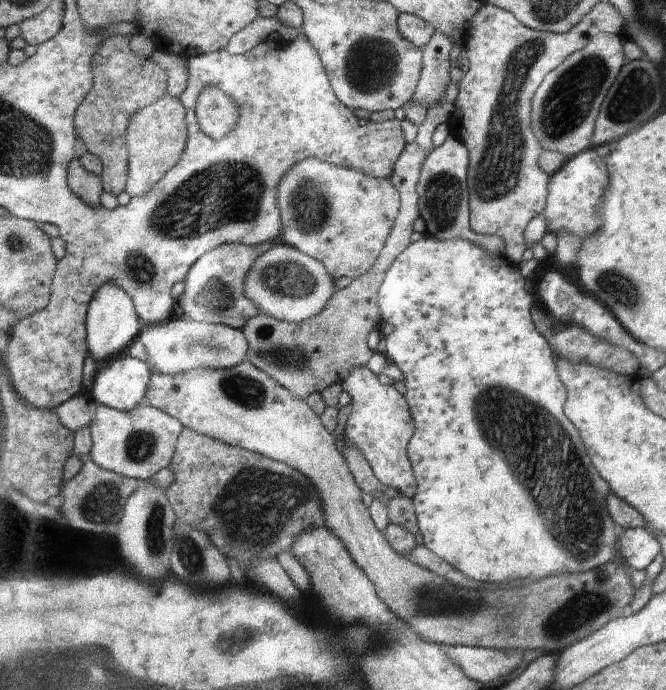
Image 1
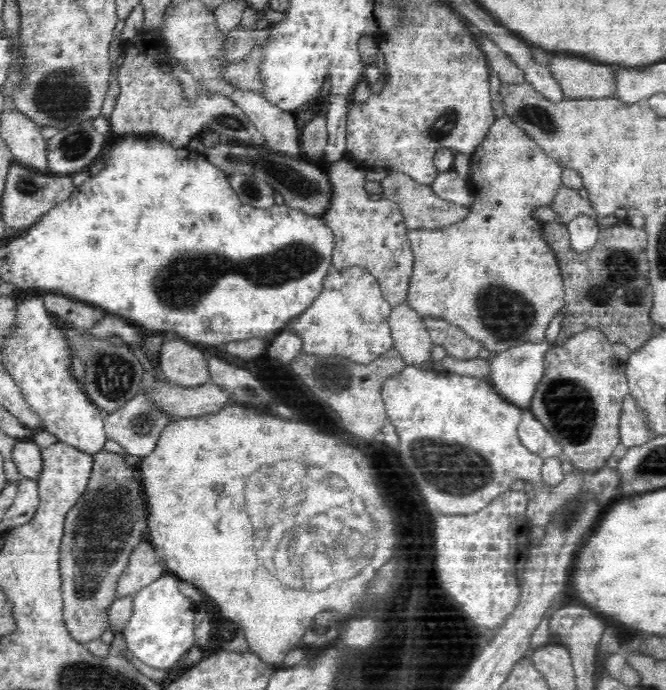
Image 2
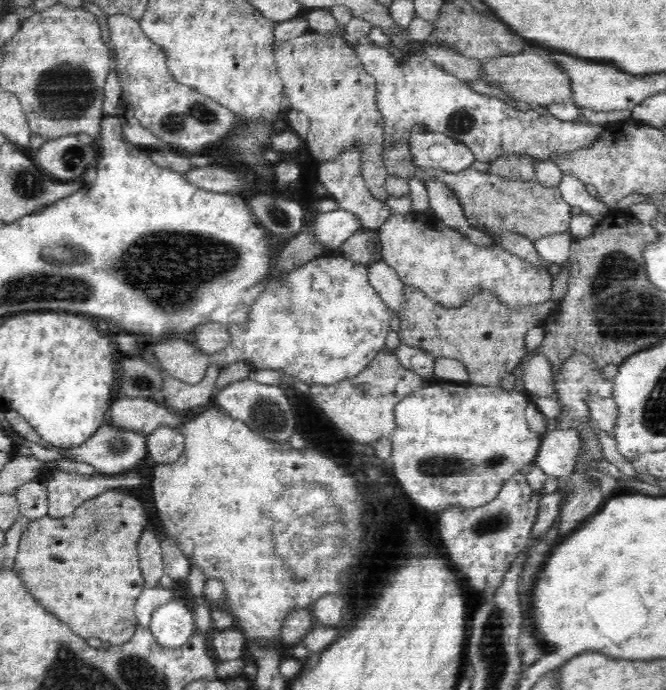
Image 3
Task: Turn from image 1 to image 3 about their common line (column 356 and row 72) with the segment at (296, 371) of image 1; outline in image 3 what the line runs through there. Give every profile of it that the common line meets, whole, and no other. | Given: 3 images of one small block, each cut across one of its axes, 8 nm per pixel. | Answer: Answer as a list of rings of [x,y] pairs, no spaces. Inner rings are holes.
[[[303,34],[279,43],[274,40],[275,65],[283,82],[283,96],[287,107],[295,107],[310,119],[310,130],[304,141],[312,158],[316,162],[332,161],[352,148],[357,150],[367,190],[372,196],[385,201],[389,197],[384,189],[384,182],[389,176],[382,155],[385,126],[383,115],[380,114],[376,103],[378,91],[375,78],[372,78],[371,74],[366,74],[362,61],[358,59],[354,50],[344,44],[344,41],[340,36],[332,37],[332,40],[320,40],[316,36]]]

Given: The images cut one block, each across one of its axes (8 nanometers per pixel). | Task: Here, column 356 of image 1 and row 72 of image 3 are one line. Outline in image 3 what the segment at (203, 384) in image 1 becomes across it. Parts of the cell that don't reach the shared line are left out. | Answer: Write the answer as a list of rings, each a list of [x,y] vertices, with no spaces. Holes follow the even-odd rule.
[[[527,50],[514,56],[494,57],[494,60],[490,62],[484,59],[482,61],[486,61],[486,66],[482,66],[482,79],[483,72],[486,72],[492,84],[500,86],[518,102],[532,100],[534,104],[540,104],[540,108],[558,102],[563,103],[571,96],[568,76],[565,76],[564,72],[557,68],[555,62],[549,59],[550,57],[534,50]]]

